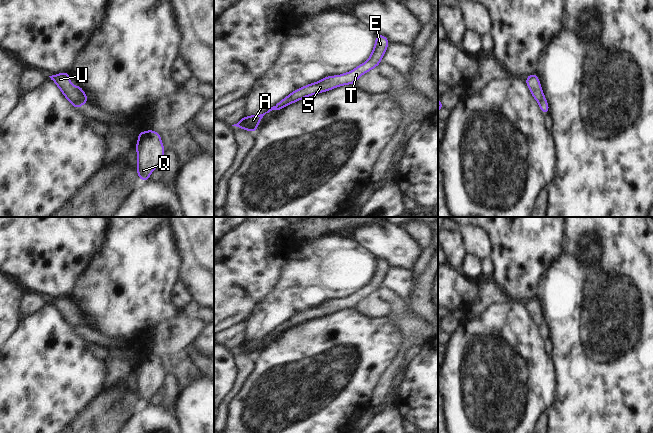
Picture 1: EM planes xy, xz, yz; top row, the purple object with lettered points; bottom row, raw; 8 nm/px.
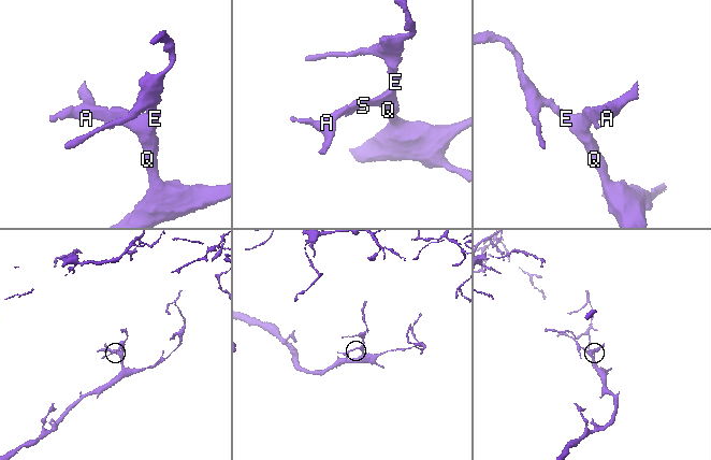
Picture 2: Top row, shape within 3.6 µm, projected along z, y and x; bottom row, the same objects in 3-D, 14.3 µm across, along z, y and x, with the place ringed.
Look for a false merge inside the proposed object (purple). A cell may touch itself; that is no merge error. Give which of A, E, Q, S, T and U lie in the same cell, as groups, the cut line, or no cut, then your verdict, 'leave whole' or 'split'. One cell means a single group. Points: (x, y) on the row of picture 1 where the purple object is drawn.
A E Q S T U | no cut | leave whole

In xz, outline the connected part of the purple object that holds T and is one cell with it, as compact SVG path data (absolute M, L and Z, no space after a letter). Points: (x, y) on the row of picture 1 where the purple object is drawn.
M377 34L375 47L374 47L374 49L371 53L370 58L365 63L363 63L360 66L356 67L352 72L347 72L347 73L341 74L339 76L328 76L328 77L320 80L317 83L312 83L312 84L304 86L300 89L297 89L294 92L292 92L291 94L289 94L282 101L277 103L275 106L271 107L267 112L265 112L263 114L260 114L260 115L253 115L253 116L244 117L237 124L234 124L232 126L236 126L236 127L239 127L241 129L249 130L251 132L256 132L257 131L257 127L256 127L257 124L261 121L261 119L263 118L263 116L266 113L269 113L272 110L280 110L280 109L284 108L285 106L287 106L289 104L292 104L295 101L301 100L302 98L305 98L305 97L313 95L313 94L318 94L318 93L321 93L321 92L324 92L324 91L327 91L327 90L331 90L331 89L333 89L335 87L338 87L338 86L342 86L342 85L345 85L345 84L355 84L355 81L361 75L363 75L364 73L370 71L372 68L377 67L377 65L379 63L381 63L381 59L382 59L383 54L385 53L385 50L387 49L388 45L389 45L388 39L383 35Z

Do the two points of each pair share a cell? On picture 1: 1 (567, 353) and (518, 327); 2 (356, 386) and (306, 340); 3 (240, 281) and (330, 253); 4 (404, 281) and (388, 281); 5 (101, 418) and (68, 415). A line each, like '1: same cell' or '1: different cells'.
1: different cells
2: same cell
3: different cells
4: same cell
5: different cells

